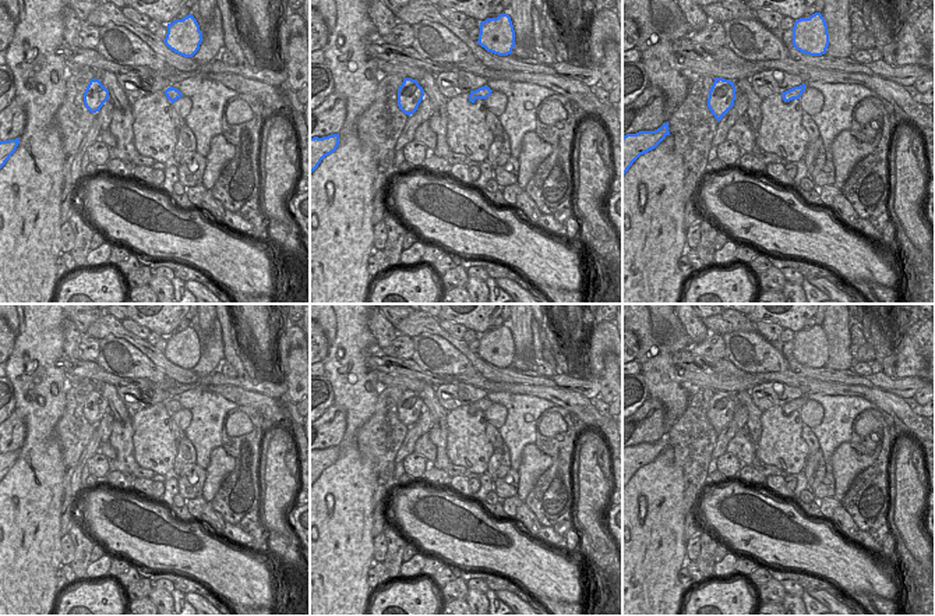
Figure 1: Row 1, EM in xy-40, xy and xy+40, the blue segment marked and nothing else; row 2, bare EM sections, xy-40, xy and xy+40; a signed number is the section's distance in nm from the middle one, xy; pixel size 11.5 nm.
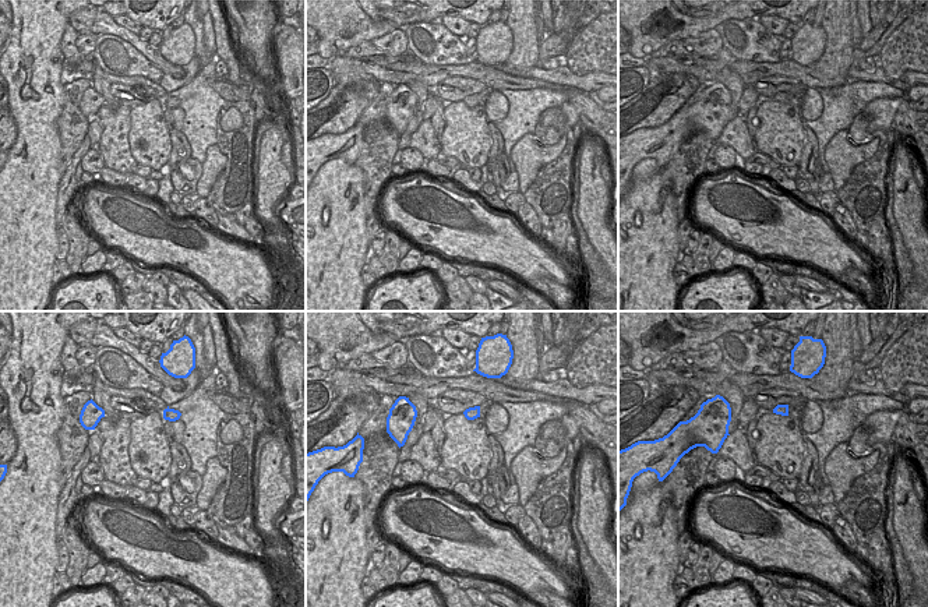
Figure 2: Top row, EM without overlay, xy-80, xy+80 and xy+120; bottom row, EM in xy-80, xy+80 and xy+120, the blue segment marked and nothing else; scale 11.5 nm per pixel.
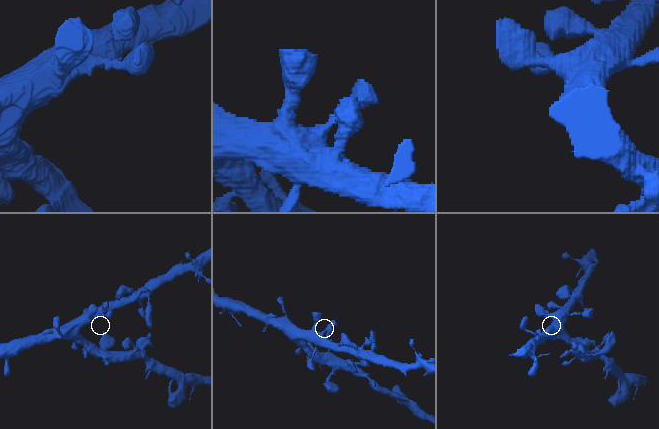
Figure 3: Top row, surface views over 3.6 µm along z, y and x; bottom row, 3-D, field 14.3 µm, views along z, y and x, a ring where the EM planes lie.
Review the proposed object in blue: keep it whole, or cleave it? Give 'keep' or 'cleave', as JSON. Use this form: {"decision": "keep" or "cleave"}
{"decision": "keep"}

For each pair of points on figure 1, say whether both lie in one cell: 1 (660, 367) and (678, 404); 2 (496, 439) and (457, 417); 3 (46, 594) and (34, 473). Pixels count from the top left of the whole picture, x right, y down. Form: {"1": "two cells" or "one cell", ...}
{"1": "one cell", "2": "two cells", "3": "one cell"}

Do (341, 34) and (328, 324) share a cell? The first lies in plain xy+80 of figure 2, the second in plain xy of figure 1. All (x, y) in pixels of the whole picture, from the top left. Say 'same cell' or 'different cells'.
same cell

